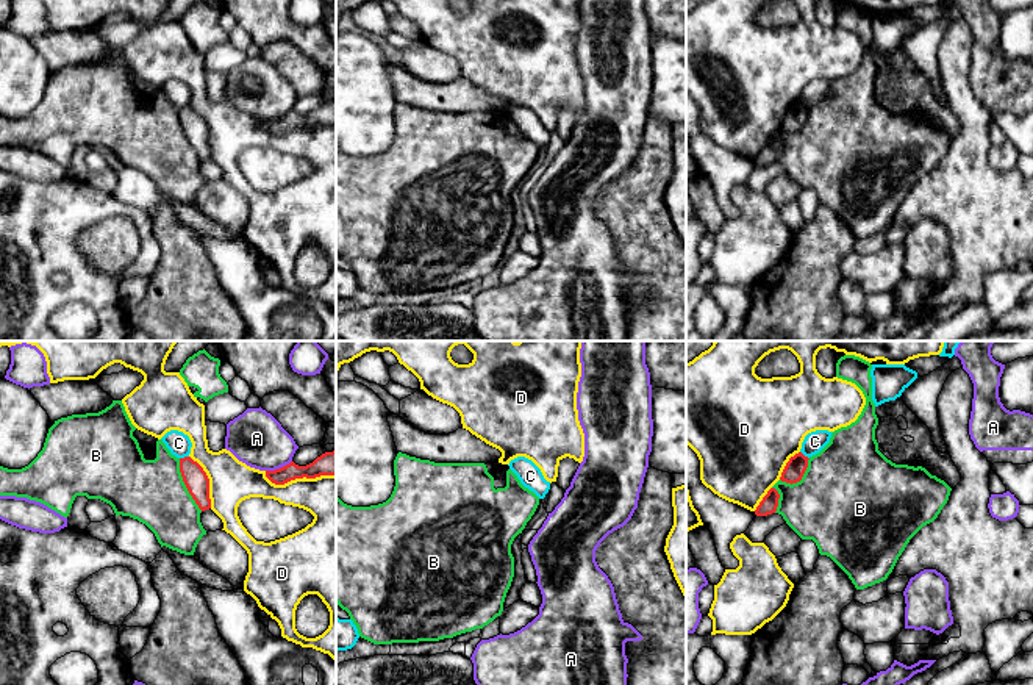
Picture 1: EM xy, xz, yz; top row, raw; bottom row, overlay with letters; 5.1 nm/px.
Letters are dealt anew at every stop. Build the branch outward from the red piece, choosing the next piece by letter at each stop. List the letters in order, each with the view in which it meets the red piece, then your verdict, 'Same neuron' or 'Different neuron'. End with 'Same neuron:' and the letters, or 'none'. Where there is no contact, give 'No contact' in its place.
A: Touches red in xy. Different neuron
B: Touches red in xy. Different neuron
C: Touches red in xy. Different neuron
D: Touches red in xy. Different neuron
Same neuron: none

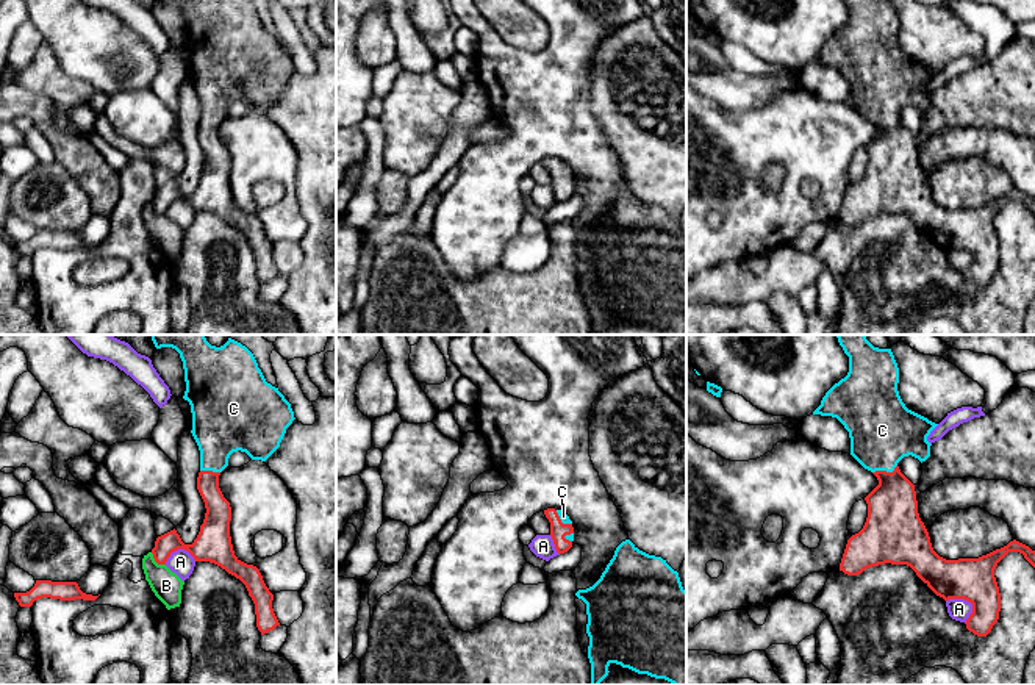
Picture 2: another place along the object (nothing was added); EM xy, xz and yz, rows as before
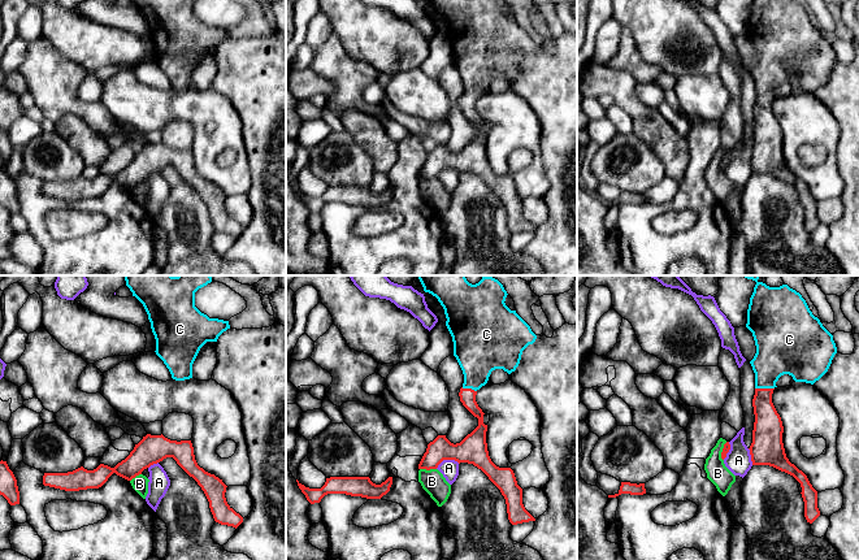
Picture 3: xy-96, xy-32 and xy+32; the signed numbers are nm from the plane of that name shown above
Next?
A: Touches red in yz. Different neuron
B: Touches red in xy. Different neuron
C: Touches red in yz. Same neuron
Same neuron: C

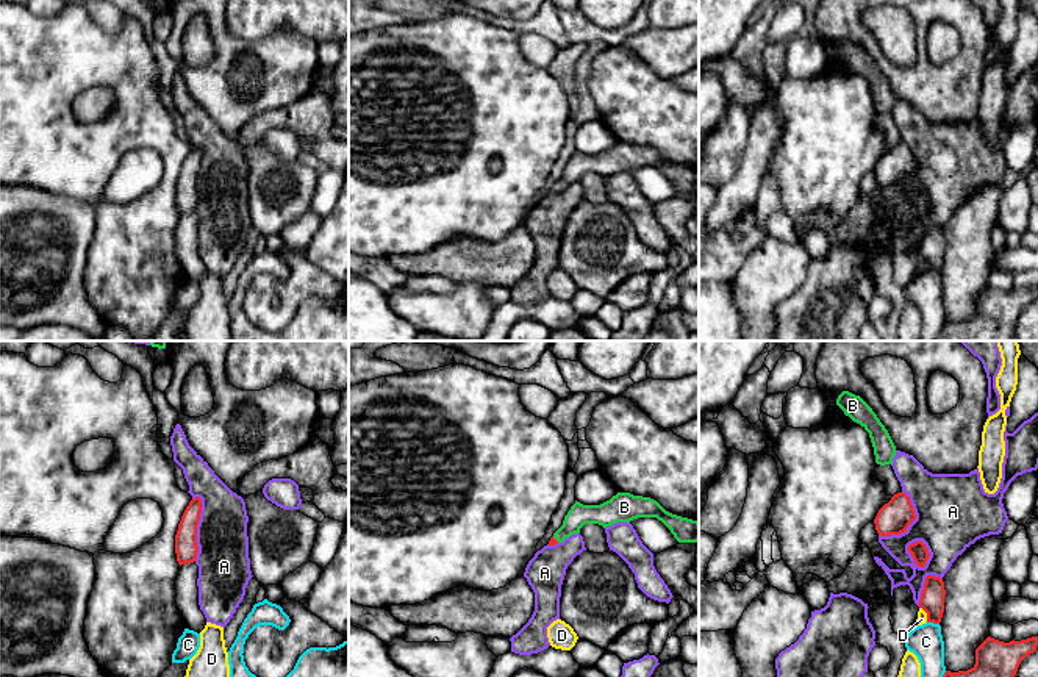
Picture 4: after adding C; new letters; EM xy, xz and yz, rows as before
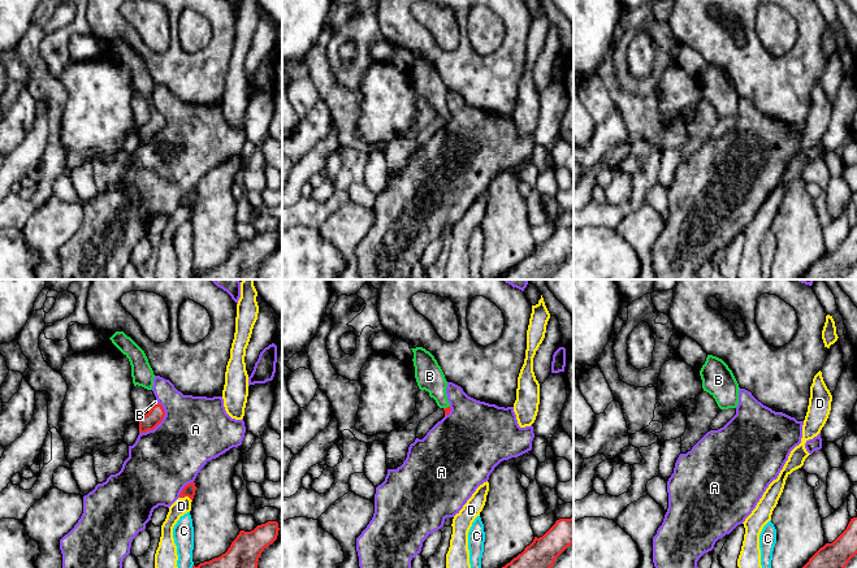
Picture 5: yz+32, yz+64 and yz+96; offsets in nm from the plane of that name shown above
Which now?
A: Touches red in xy. Different neuron
B: Touches red in xz. Same neuron
C: Touches red in yz. Different neuron
D: Touches red in yz. Different neuron
Same neuron: B

